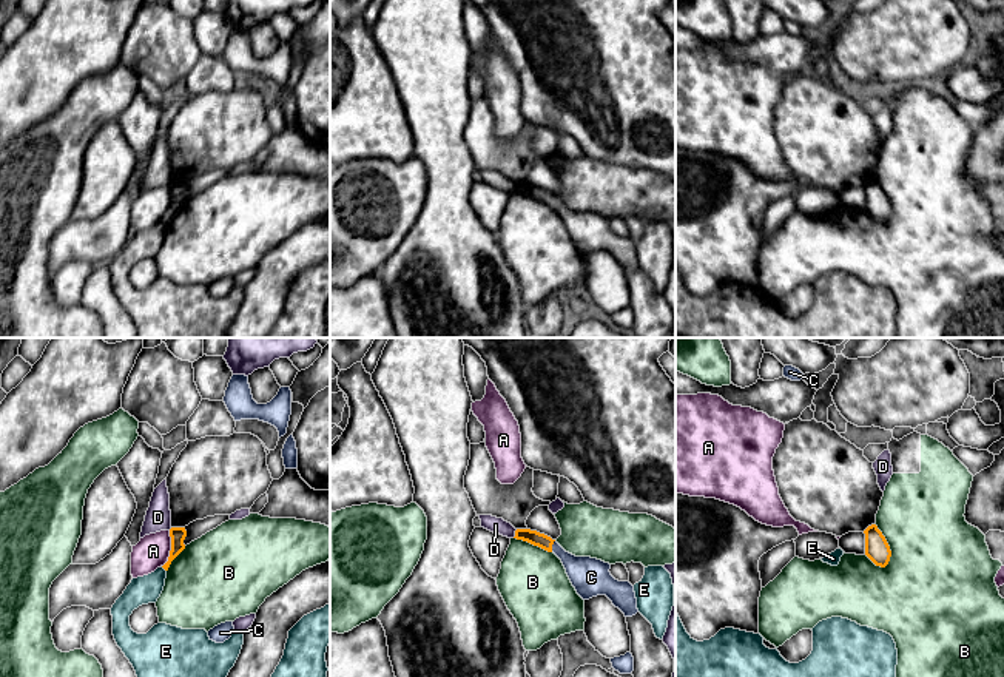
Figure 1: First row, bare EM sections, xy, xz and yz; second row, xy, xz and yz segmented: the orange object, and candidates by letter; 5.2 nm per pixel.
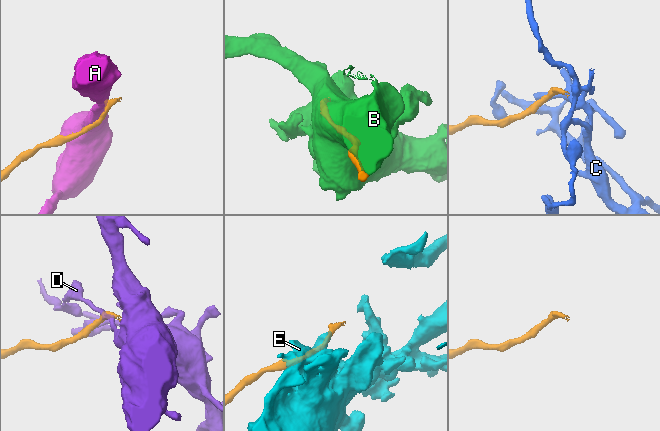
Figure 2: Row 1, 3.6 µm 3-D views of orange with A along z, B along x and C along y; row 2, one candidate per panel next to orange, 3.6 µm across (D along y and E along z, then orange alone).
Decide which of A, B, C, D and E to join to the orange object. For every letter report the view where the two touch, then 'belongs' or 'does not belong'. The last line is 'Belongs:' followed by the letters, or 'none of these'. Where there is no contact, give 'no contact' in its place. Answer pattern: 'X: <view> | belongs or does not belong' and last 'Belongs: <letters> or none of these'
A: xy | does not belong
B: yz | does not belong
C: xz | belongs
D: xz | does not belong
E: xy | does not belong
Belongs: C

